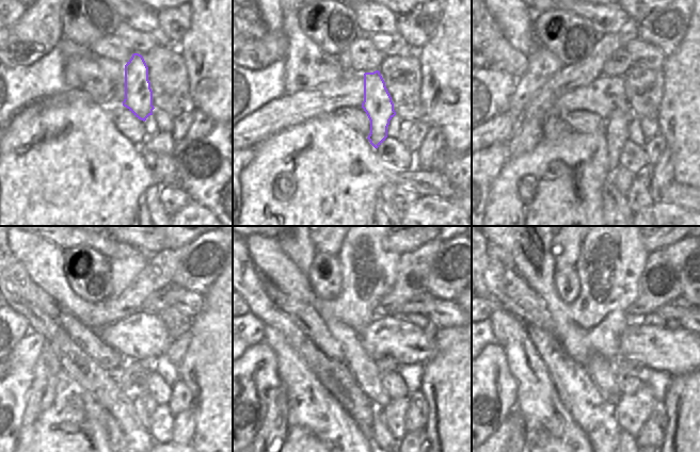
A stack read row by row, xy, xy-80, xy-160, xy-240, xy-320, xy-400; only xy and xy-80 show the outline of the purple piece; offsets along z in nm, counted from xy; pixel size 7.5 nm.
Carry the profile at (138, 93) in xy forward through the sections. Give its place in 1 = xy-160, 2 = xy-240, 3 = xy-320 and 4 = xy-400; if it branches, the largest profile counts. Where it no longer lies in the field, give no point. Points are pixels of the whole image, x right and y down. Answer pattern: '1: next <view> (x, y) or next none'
1: next xy-160 (617, 124)
2: next xy-240 (140, 414)
3: next xy-320 (382, 438)
4: next xy-400 (626, 442)

